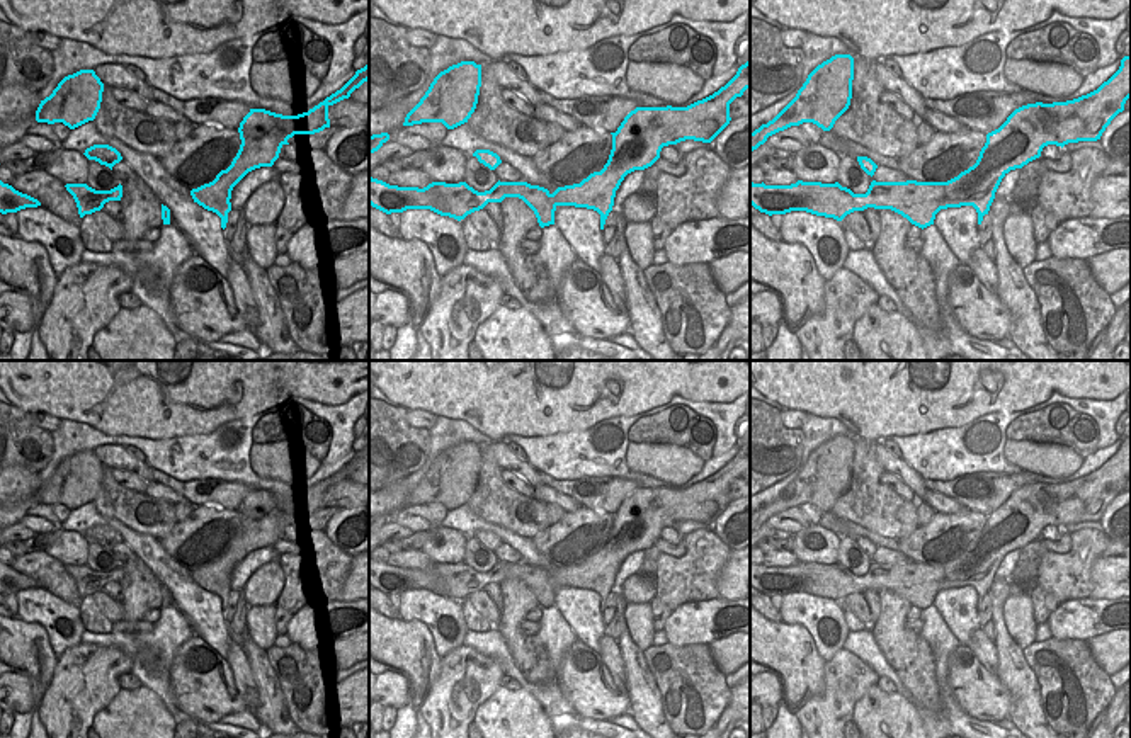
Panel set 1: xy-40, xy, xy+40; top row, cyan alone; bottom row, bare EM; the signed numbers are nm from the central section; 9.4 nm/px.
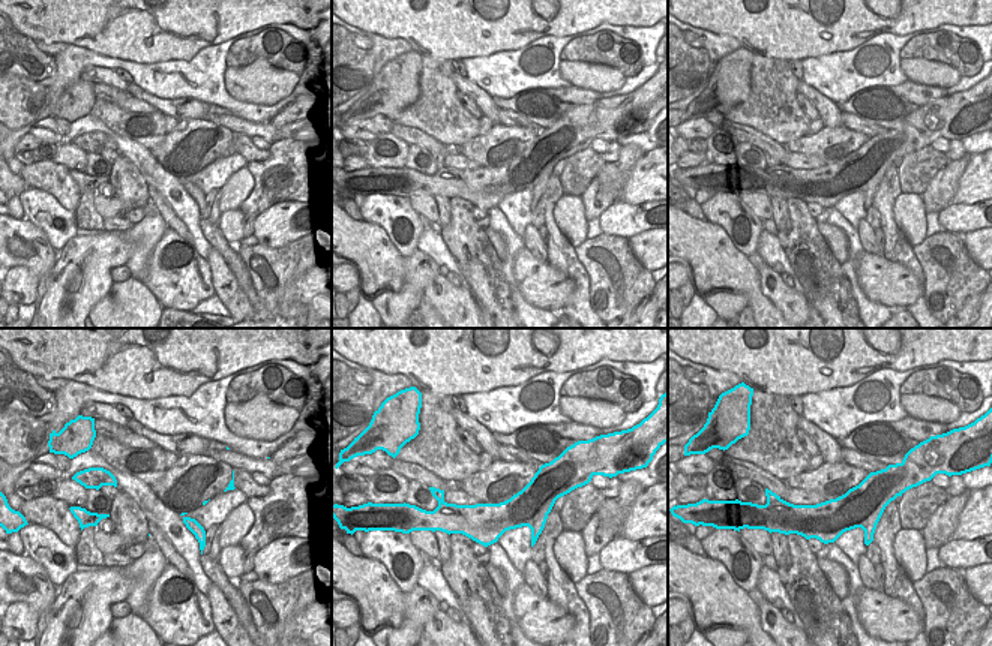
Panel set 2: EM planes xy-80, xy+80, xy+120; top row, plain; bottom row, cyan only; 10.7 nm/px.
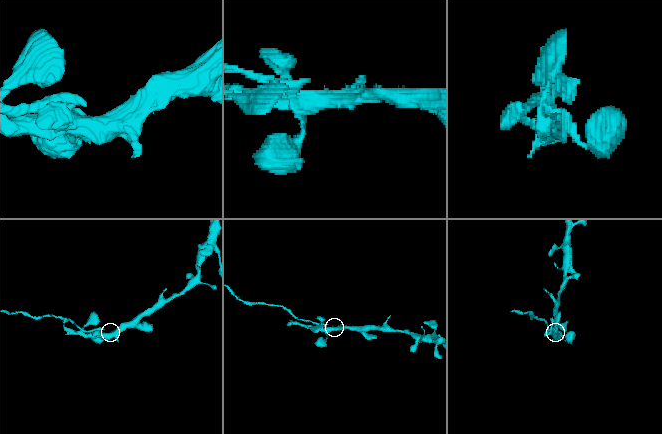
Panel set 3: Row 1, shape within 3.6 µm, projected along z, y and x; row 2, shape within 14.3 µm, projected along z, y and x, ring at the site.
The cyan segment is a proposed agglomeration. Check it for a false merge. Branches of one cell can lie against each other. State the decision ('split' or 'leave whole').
split

